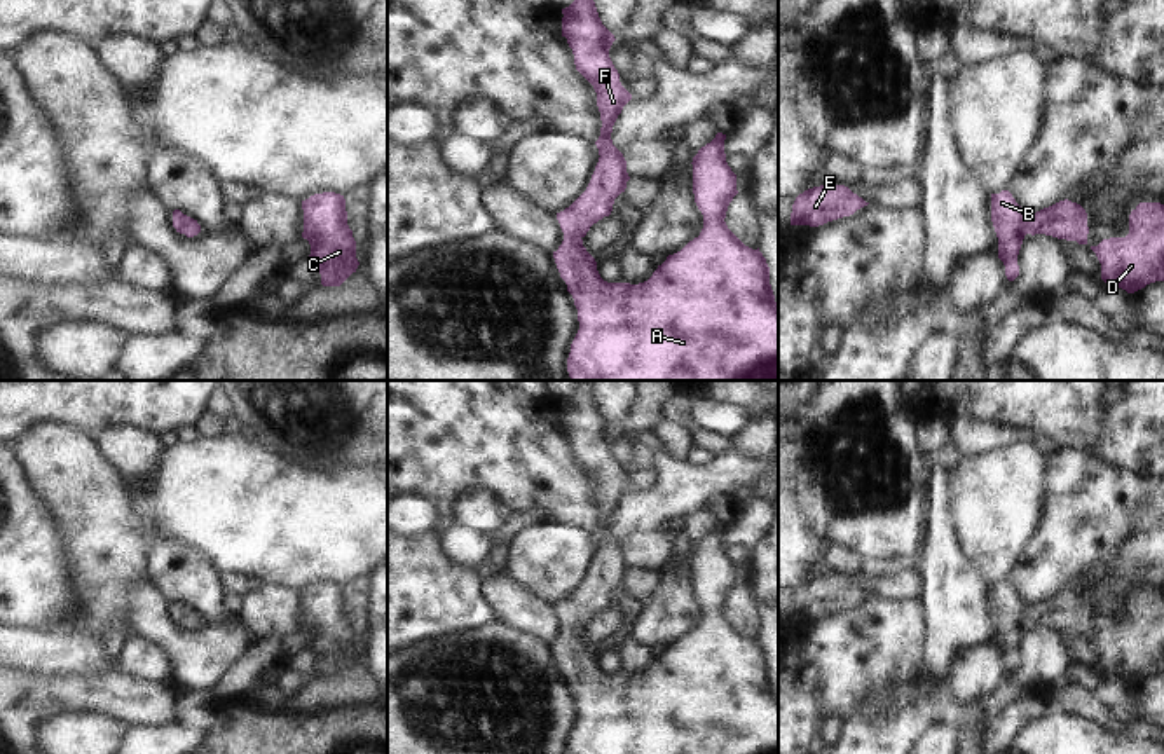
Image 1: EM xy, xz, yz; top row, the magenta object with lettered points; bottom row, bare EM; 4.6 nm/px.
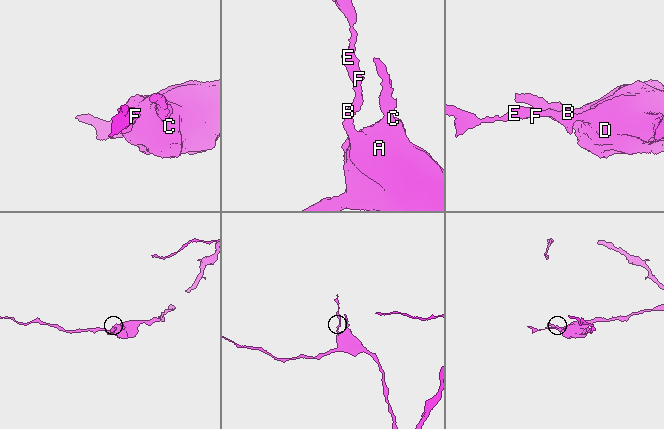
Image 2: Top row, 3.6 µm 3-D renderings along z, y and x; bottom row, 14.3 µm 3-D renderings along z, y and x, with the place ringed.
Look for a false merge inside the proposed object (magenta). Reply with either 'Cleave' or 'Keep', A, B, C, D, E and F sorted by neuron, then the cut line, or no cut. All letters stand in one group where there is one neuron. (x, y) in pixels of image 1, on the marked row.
Keep. Groups: A B C D E F. No split.

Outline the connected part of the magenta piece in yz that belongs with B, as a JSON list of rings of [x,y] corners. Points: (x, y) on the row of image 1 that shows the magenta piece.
[[[1002,190],[991,194],[991,222],[998,237],[998,258],[1005,265],[1009,281],[1019,276],[1017,255],[1026,234],[1045,234],[1087,244],[1087,213],[1068,199],[1037,213],[1026,213],[1009,190]]]

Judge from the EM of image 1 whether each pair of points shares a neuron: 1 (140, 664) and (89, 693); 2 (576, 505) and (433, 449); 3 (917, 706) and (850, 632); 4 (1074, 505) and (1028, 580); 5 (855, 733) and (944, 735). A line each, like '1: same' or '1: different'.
1: different
2: same
3: different
4: same
5: different

